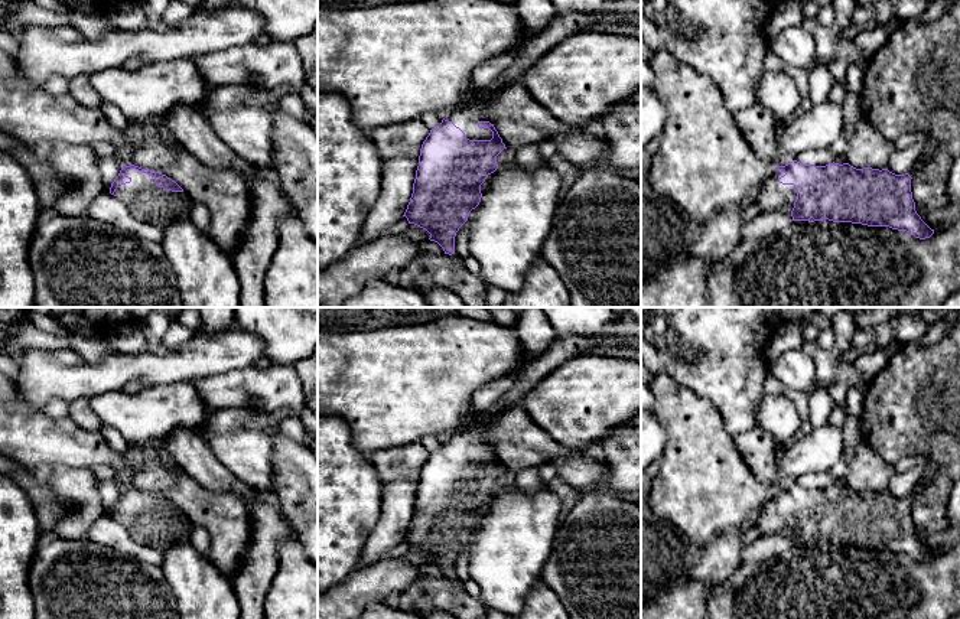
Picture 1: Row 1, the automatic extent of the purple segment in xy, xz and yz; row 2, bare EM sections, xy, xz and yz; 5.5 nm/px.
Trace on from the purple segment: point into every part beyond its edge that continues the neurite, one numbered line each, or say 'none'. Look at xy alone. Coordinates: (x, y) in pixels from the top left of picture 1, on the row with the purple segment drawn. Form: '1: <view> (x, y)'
1: xy (146, 202)

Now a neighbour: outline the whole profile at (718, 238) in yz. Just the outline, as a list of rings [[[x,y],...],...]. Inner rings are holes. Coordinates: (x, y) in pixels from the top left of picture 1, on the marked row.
[[[726,208],[702,225],[699,237],[684,254],[710,264],[720,263],[741,241],[743,225],[741,211]]]

